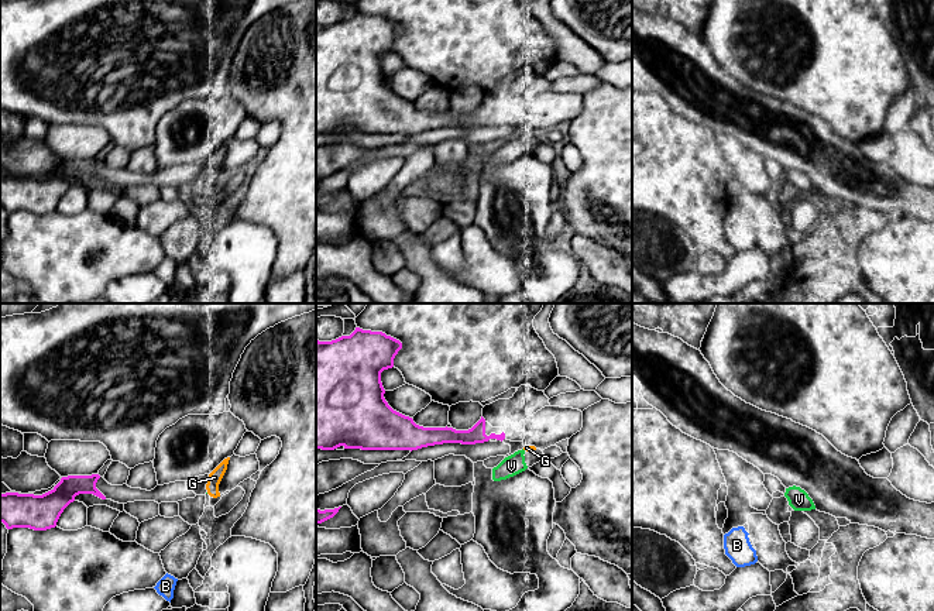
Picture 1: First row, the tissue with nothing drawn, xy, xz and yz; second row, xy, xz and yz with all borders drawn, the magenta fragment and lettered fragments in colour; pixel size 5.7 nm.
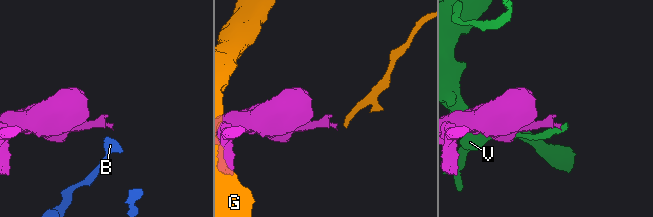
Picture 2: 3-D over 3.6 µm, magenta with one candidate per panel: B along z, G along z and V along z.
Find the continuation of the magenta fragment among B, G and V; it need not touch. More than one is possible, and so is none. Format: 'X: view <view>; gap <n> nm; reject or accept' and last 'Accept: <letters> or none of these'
B: view xy; gap 550 nm; reject
G: view xz; gap 130 nm; reject
V: view xz; gap 100 nm; reject
Accept: none of these

